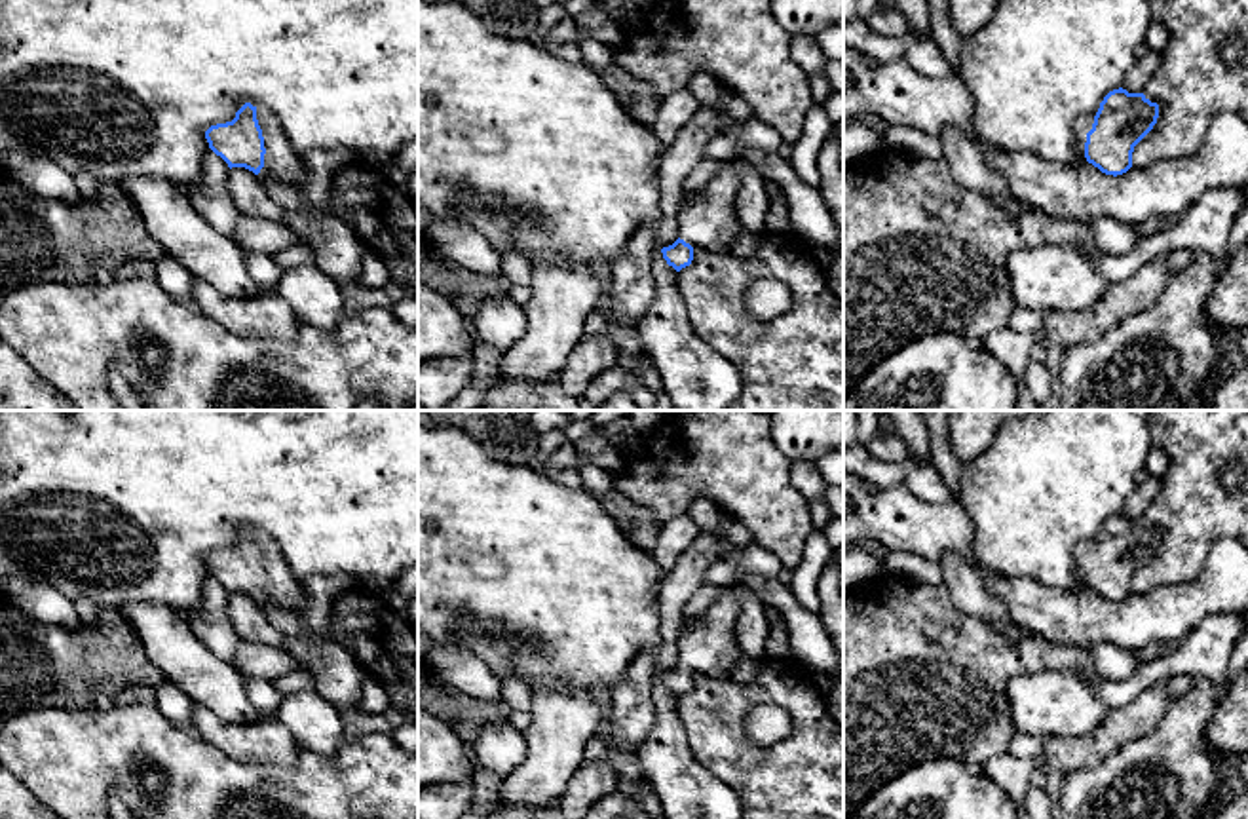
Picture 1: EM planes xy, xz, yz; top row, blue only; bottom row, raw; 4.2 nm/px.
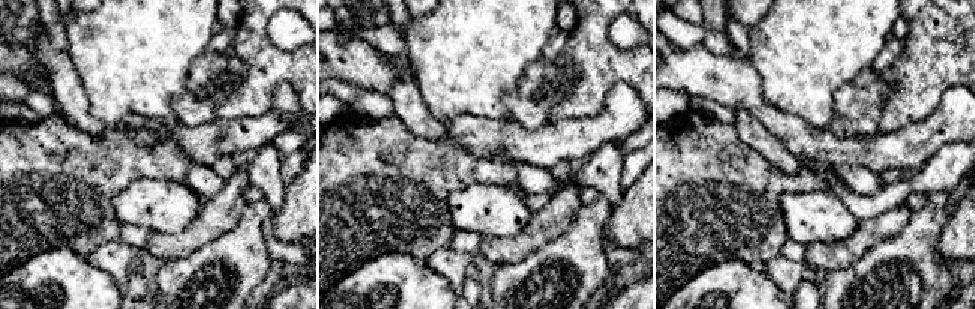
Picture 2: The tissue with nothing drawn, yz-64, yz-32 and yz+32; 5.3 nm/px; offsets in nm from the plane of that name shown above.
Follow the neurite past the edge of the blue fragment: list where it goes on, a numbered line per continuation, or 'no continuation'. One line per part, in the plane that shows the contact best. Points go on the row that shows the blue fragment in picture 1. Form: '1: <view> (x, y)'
1: xy (282, 164)

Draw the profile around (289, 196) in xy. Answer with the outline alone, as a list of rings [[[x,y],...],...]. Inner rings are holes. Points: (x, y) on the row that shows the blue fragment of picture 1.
[[[270,182],[264,184],[266,192],[281,205],[287,213],[289,211],[306,211],[306,200],[300,192],[300,186],[283,184],[283,182]]]

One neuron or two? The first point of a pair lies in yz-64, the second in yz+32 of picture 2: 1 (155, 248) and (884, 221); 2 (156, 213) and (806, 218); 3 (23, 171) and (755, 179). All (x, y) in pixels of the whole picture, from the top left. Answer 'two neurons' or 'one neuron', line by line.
1: one neuron
2: one neuron
3: one neuron

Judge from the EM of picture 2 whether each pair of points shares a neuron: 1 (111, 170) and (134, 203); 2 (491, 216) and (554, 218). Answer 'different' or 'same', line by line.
1: different
2: different

